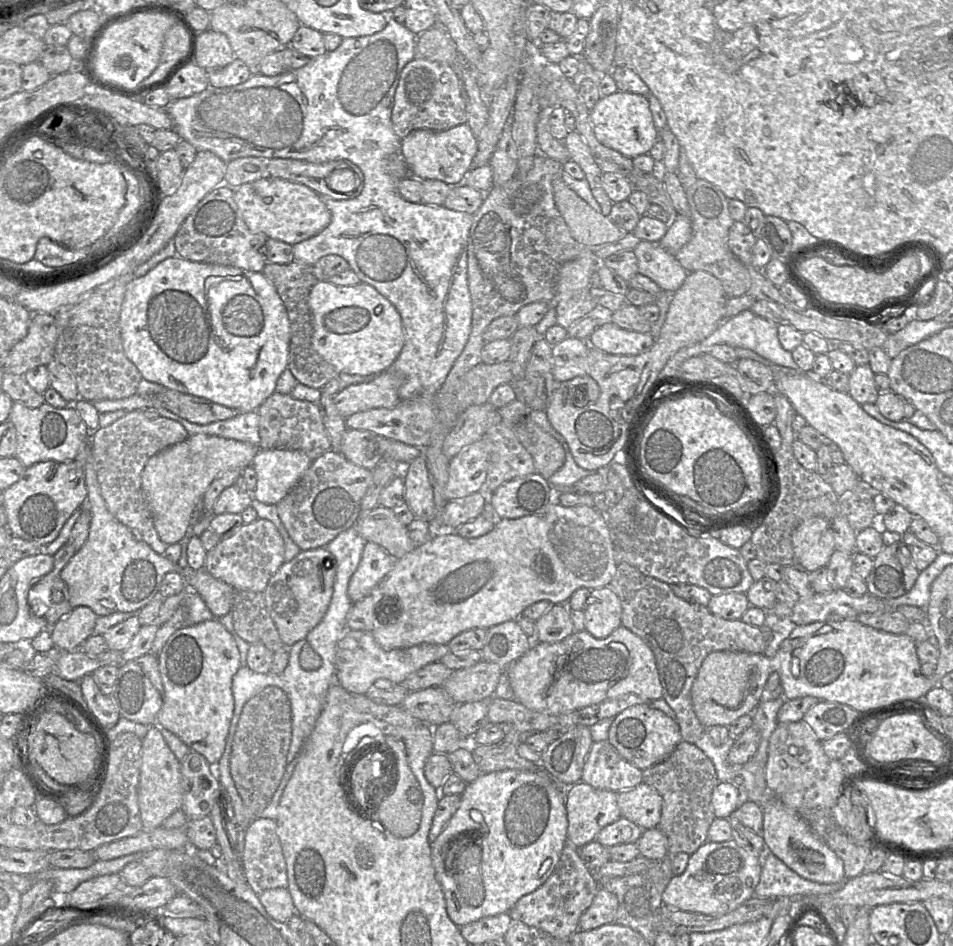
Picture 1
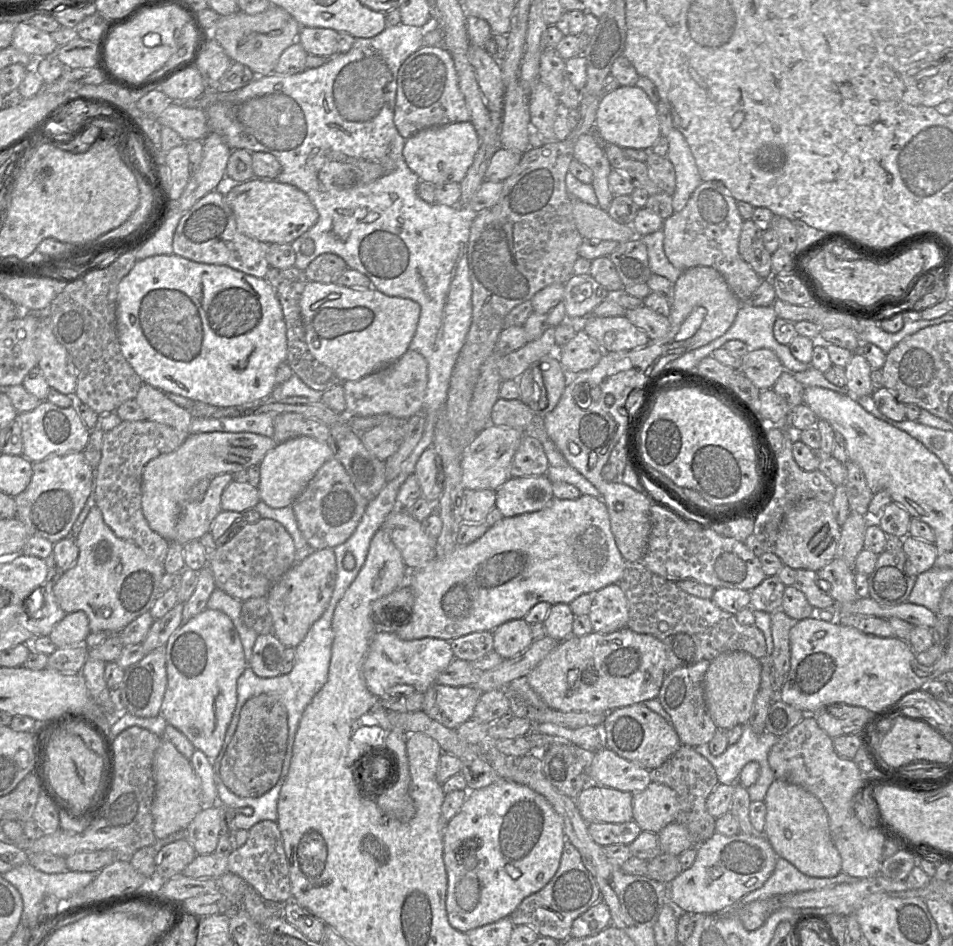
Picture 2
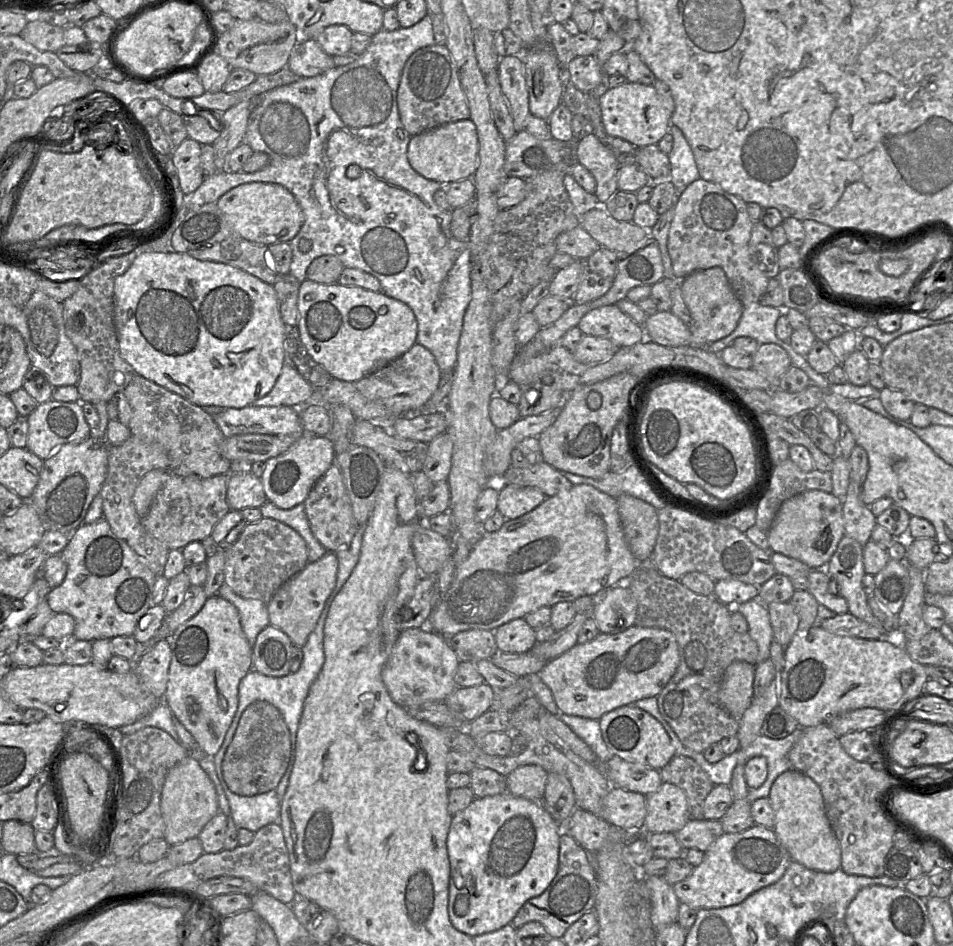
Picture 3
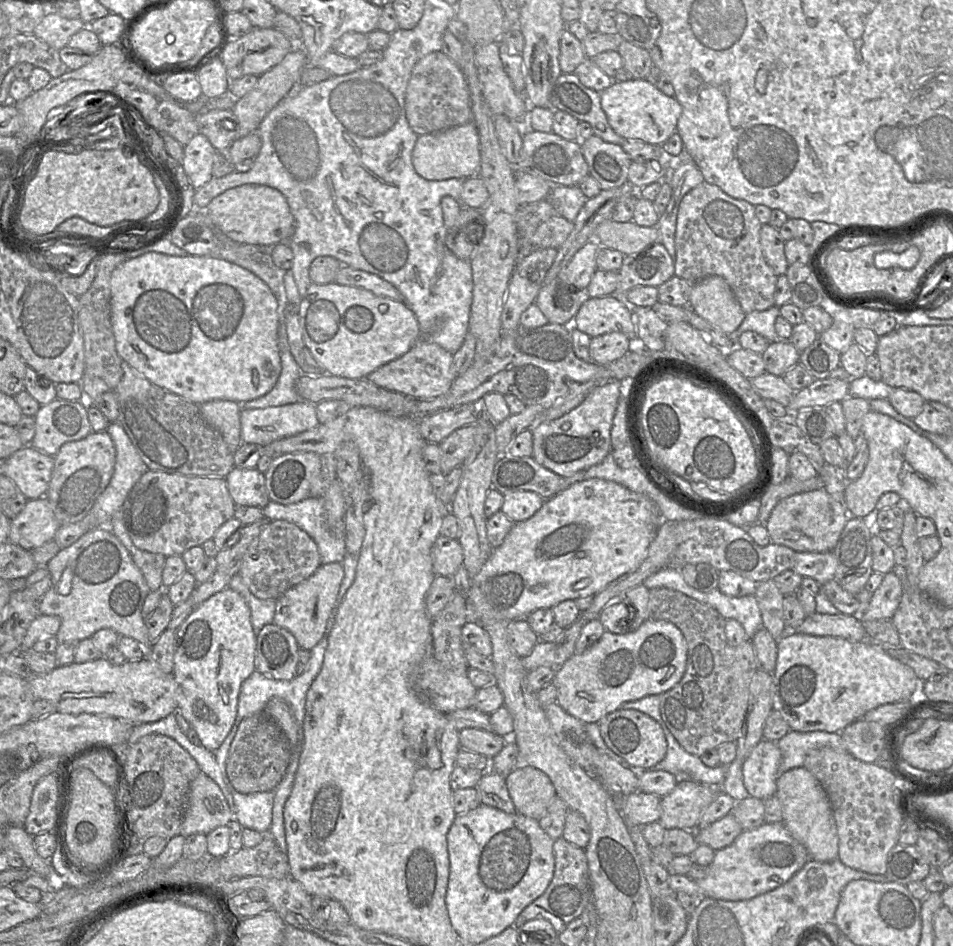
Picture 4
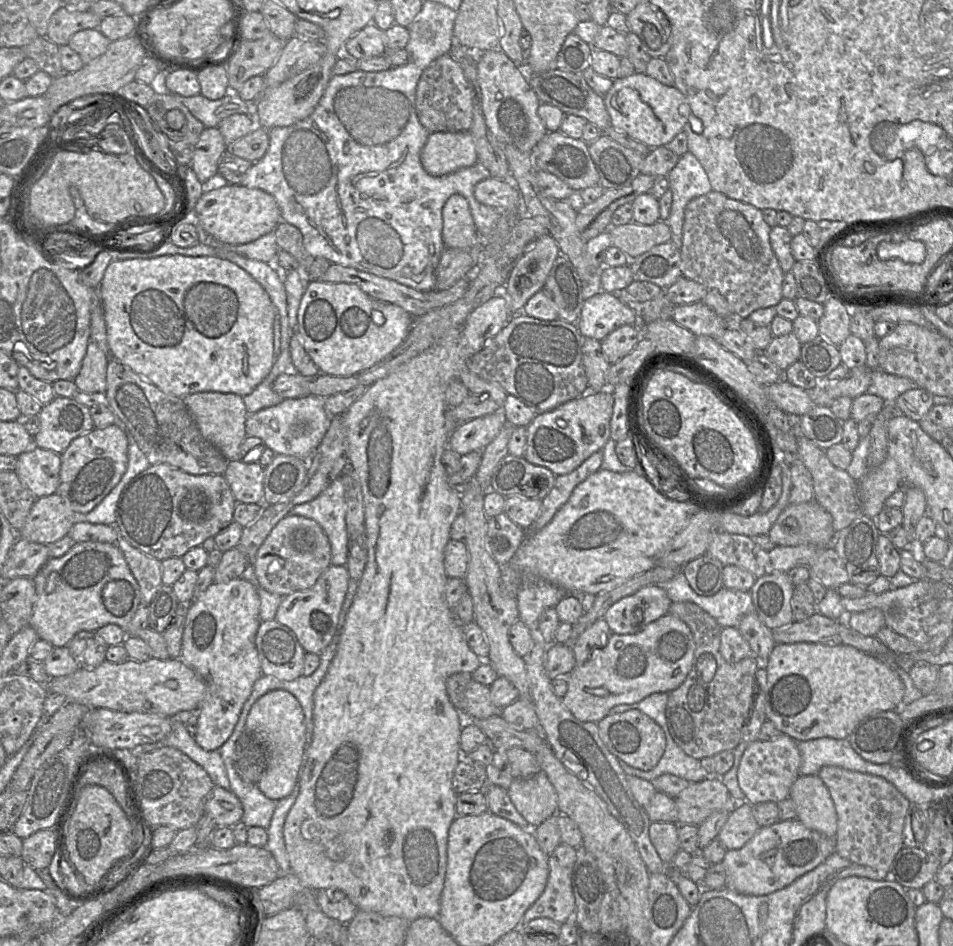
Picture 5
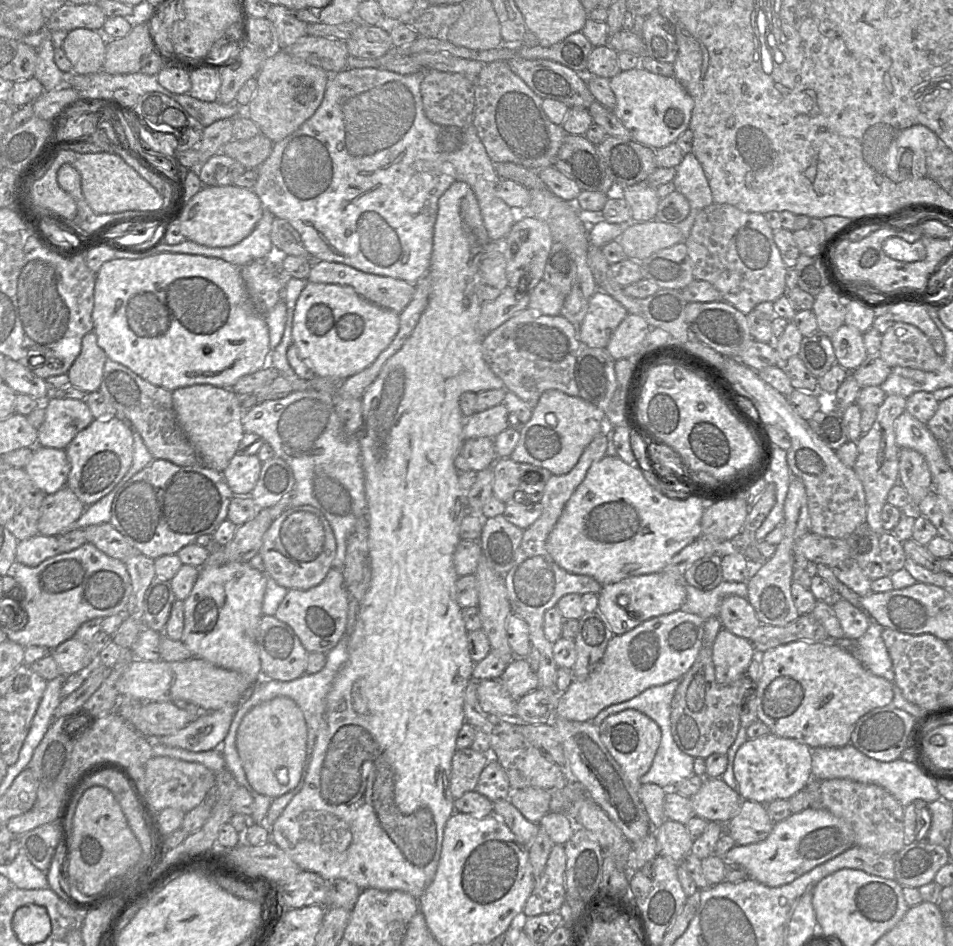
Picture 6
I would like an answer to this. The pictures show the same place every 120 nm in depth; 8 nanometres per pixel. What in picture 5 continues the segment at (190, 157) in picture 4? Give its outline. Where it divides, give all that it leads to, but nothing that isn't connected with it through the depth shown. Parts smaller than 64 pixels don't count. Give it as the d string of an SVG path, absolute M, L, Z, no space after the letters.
M205 128L197 144L193 147L190 164L198 180L212 185L218 173L218 162L225 152L226 144L218 128Z

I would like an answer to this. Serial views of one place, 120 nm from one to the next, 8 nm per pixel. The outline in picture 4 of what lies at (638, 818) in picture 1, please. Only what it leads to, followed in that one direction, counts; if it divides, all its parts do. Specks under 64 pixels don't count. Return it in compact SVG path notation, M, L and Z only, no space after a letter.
M695 781L678 782L669 794L661 798L661 816L657 822L665 829L696 830L700 817L718 790L720 787Z

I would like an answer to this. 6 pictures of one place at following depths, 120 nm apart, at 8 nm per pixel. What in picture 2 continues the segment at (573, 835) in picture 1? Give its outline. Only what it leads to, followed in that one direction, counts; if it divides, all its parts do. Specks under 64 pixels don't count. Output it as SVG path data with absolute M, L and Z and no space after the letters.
M589 784L583 788L575 802L587 824L633 820L633 794L630 792Z

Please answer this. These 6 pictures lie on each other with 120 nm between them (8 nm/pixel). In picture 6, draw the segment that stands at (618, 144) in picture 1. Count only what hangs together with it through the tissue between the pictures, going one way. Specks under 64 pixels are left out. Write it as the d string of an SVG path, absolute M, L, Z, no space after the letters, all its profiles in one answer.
M636 67L619 71L610 78L609 86L616 98L616 105L612 110L614 115L638 143L653 149L660 149L675 142L689 128L694 100L674 76L657 75L642 67Z

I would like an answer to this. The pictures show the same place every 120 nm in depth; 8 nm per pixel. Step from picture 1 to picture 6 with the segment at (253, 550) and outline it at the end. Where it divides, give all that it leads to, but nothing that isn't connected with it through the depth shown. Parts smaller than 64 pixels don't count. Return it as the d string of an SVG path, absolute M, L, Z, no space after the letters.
M310 505L290 506L273 520L265 532L257 554L262 558L264 574L289 589L307 590L318 585L332 567L336 541L323 514Z

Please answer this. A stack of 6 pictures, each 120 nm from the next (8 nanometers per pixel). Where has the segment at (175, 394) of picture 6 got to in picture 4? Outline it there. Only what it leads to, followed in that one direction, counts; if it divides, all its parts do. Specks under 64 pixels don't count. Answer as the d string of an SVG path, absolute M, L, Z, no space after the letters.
M212 400L197 405L206 423L222 435L231 451L236 451L242 444L241 404L229 400Z

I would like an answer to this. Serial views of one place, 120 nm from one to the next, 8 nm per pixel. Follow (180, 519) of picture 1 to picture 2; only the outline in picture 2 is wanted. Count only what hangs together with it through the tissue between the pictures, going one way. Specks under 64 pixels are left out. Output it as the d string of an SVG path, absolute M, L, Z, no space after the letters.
M248 432L190 434L175 451L150 460L143 469L141 505L149 527L169 542L174 542L175 525L182 504L197 482L223 473L247 470L259 464L276 445L271 437Z

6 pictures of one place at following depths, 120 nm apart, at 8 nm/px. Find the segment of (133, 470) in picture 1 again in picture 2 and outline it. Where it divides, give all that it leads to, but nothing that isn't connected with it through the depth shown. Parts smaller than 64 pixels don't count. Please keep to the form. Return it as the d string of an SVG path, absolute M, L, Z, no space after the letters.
M121 421L112 430L104 432L101 459L94 475L94 505L101 510L106 525L117 537L133 542L148 556L162 564L171 542L153 531L143 515L142 473L150 460L175 451L185 438L174 428L158 422Z

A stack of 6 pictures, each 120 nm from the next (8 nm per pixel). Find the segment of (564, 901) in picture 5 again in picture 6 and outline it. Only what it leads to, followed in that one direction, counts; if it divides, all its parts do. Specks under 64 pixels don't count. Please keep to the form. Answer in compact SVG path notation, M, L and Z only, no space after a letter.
M554 845L546 866L525 902L522 918L558 912L566 897L566 855L563 845Z

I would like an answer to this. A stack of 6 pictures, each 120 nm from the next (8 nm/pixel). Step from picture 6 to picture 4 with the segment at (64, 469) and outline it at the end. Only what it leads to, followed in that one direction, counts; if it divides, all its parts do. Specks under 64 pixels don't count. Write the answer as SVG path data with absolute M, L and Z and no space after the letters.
M25 445L5 460L4 475L15 483L28 500L37 499L46 494L53 467L54 457L40 452L31 445Z

